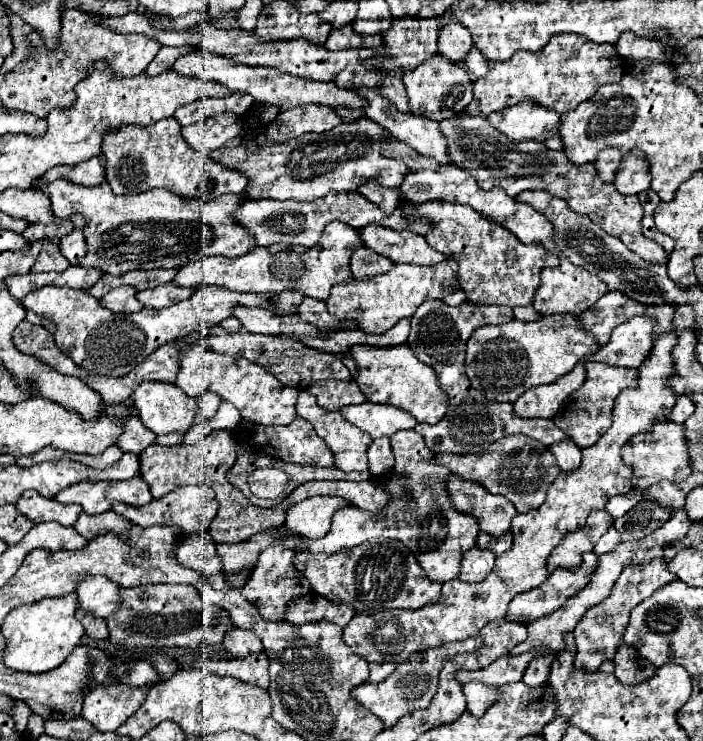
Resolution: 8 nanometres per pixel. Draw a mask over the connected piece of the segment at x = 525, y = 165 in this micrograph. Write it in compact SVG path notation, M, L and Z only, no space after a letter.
M452 116L440 122L440 132L448 140L448 156L452 164L472 172L482 190L502 188L508 196L518 196L524 190L550 192L552 196L566 200L574 212L588 216L602 230L620 238L634 254L638 254L646 262L666 264L668 258L660 244L648 240L640 232L642 204L638 196L622 196L620 192L616 192L610 182L604 182L596 176L596 168L592 164L568 164L562 152L554 152L538 140L510 140L504 134L496 132L496 128L484 116Z

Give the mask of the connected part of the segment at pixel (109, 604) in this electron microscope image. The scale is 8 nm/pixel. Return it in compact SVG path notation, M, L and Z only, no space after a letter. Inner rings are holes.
M88 576L78 584L78 604L94 616L108 618L120 608L120 586L106 576Z

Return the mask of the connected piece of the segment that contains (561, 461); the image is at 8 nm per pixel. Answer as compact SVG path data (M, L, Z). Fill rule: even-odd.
M574 442L552 444L548 450L554 454L554 458L556 458L560 470L564 470L564 472L572 472L572 470L576 470L576 468L580 466L582 450L580 450Z

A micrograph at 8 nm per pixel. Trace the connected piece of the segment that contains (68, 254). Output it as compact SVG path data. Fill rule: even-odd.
M72 232L72 234L66 234L62 240L60 240L60 252L64 254L64 258L76 266L80 264L80 260L86 256L86 240L84 240L84 234L78 234L78 232Z

